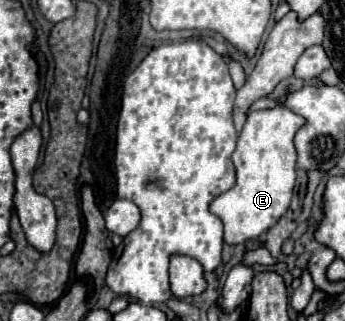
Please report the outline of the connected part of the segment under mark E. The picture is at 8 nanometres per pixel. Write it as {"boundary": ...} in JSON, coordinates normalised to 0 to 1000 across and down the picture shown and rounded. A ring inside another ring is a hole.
{"boundary":[[[820,321],[780,346],[722,352],[716,383],[693,414],[687,464],[670,483],[687,533],[687,564],[664,595],[629,607],[606,639],[612,664],[646,688],[646,751],[658,763],[710,763],[716,751],[757,738],[832,657],[855,576],[861,477],[849,464],[849,427],[867,396],[872,364],[826,340]]]}

